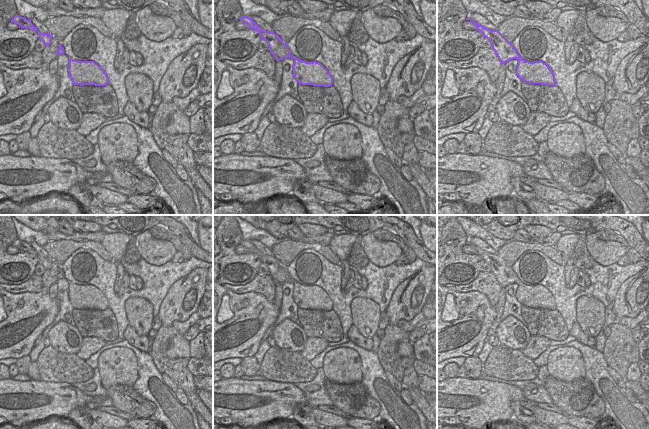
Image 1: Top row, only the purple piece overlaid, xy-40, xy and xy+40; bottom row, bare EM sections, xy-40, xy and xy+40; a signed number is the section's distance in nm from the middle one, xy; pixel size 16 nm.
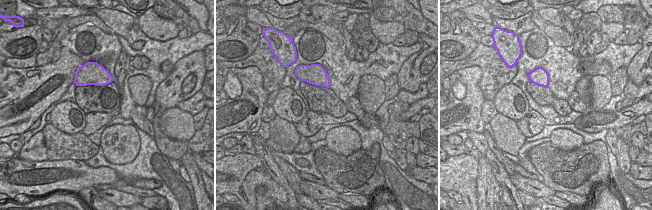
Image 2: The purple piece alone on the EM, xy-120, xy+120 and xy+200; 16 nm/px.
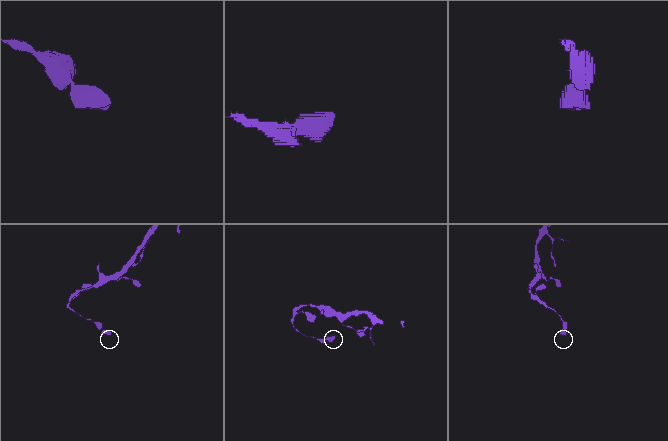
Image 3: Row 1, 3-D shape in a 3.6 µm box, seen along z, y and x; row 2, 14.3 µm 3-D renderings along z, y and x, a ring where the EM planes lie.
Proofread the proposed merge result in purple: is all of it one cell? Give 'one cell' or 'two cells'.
one cell

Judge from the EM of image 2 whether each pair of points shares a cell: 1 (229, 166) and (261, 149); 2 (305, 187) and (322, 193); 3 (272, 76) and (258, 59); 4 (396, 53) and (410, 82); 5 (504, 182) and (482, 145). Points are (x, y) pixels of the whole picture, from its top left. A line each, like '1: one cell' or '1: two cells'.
1: two cells
2: one cell
3: one cell
4: two cells
5: one cell

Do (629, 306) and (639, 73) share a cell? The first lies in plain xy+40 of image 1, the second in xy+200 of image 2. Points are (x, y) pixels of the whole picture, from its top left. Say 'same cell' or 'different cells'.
same cell

